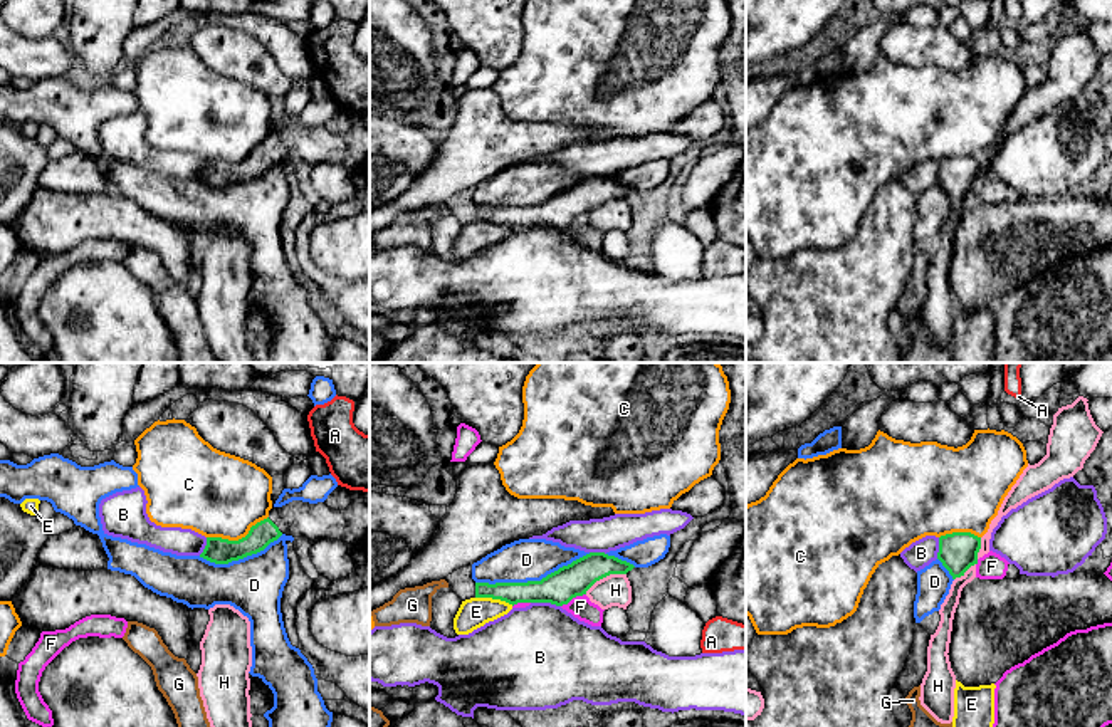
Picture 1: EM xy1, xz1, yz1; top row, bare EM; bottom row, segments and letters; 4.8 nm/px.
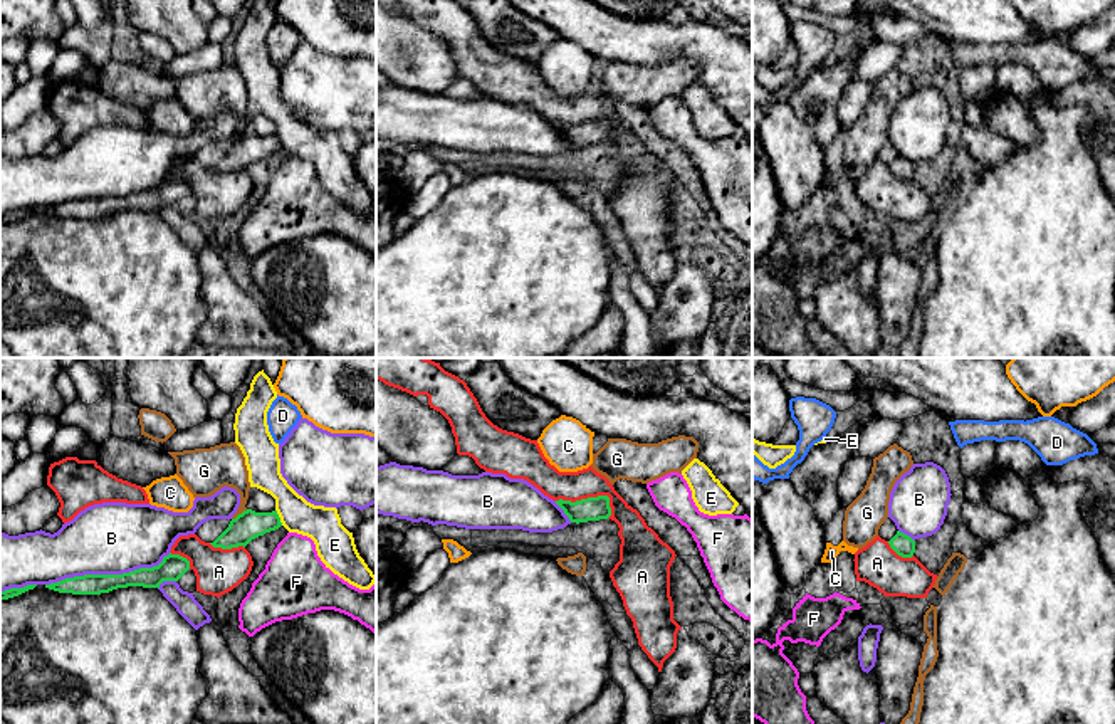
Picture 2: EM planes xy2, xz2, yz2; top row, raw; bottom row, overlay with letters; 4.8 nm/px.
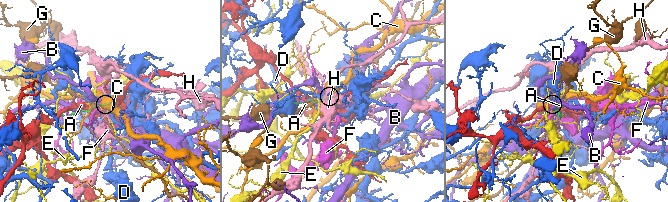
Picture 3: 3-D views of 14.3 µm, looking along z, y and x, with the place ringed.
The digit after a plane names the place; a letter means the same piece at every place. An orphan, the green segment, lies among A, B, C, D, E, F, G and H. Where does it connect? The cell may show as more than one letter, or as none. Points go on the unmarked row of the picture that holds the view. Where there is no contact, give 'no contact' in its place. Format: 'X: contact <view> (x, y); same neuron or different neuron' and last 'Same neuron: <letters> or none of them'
A: contact xz2 (591, 121); different neuron
B: contact xy2 (108, 199); different neuron
C: contact xy1 (239, 163); different neuron
D: contact xz1 (533, 205); different neuron
E: contact xz1 (494, 222); different neuron
F: contact xz1 (573, 220); different neuron
G: contact xy2 (239, 138); different neuron
H: contact xz1 (605, 200); different neuron
Same neuron: none of them

